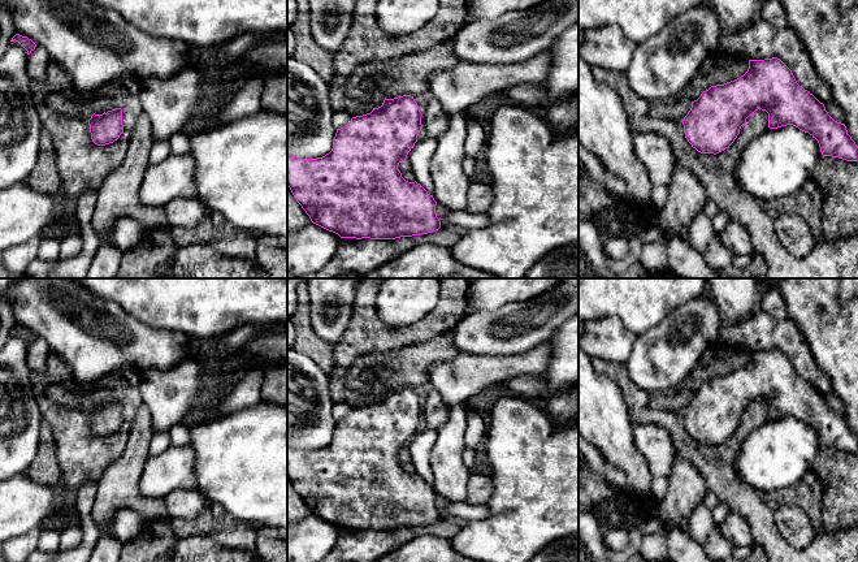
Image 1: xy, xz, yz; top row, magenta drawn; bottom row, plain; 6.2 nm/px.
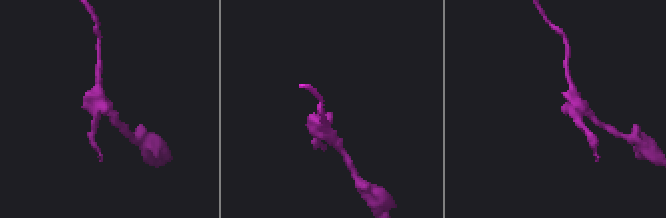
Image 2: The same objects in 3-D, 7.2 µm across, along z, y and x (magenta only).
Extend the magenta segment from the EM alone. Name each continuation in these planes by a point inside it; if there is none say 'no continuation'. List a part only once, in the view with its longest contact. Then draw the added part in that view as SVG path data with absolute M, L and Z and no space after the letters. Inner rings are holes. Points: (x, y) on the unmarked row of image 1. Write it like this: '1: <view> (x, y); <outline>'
no continuation

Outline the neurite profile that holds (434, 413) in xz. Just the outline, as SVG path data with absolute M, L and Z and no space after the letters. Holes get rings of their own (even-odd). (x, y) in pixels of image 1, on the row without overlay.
M433 389L421 407L421 416L426 427L438 431L445 425L450 418L448 408L441 394Z

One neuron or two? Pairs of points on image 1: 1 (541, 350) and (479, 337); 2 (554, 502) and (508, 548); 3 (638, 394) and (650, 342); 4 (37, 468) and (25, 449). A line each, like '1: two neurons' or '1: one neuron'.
1: two neurons
2: one neuron
3: two neurons
4: two neurons

